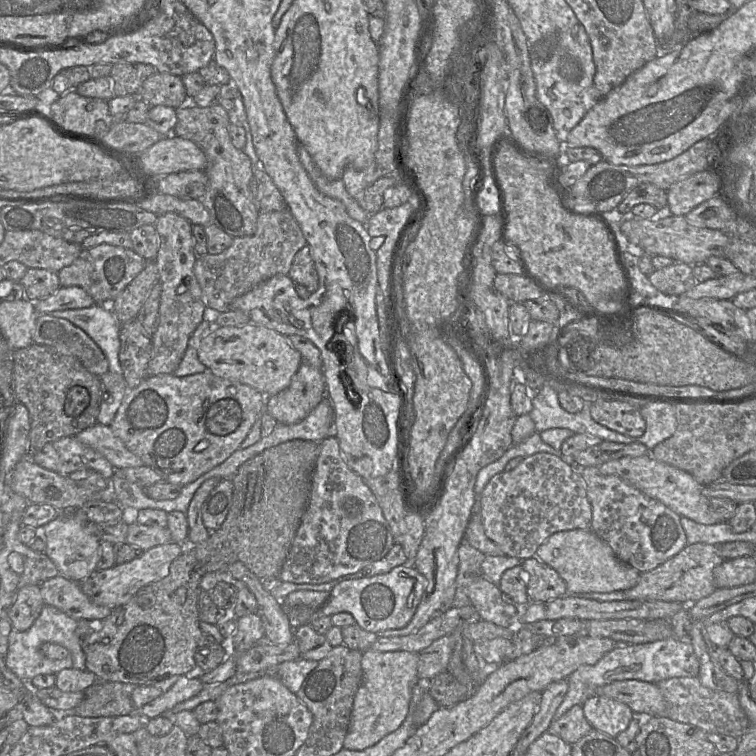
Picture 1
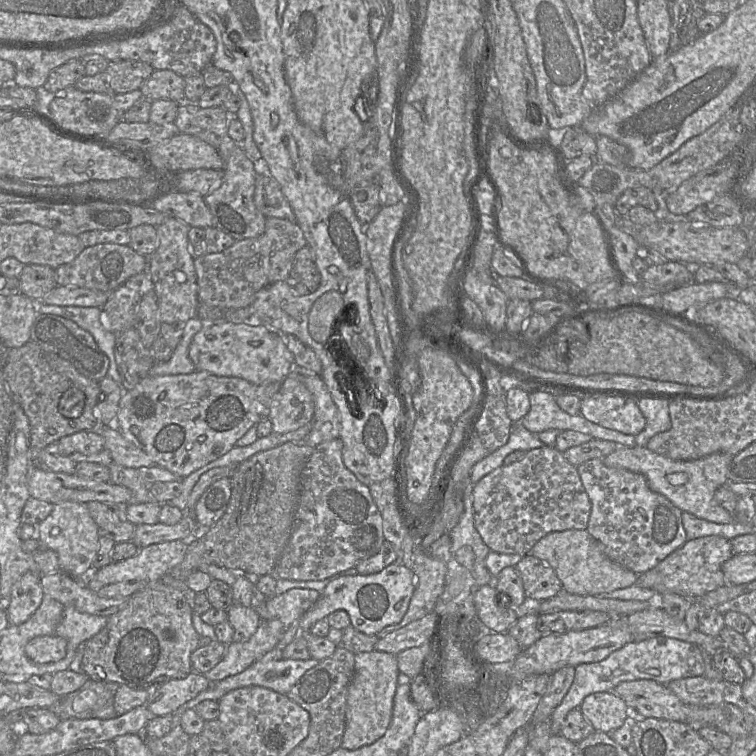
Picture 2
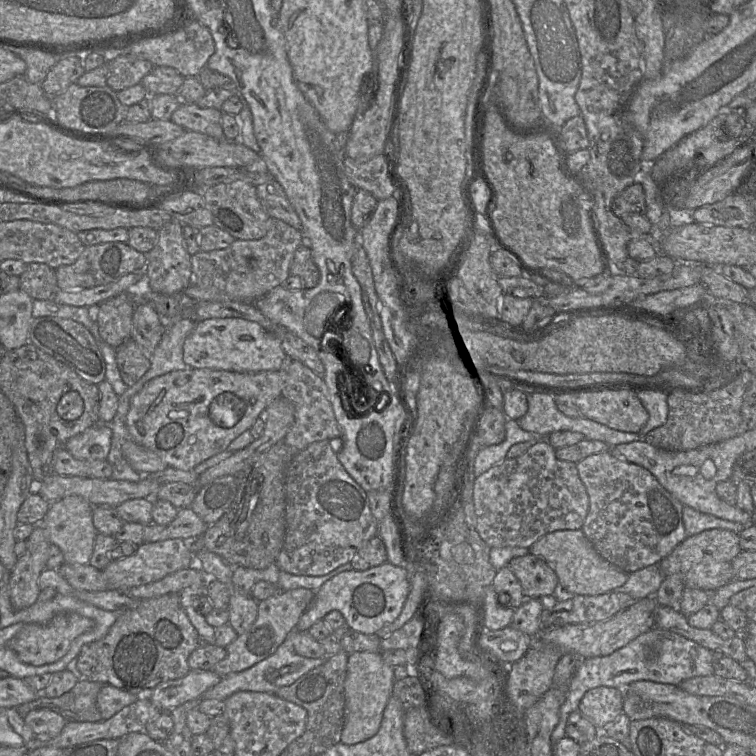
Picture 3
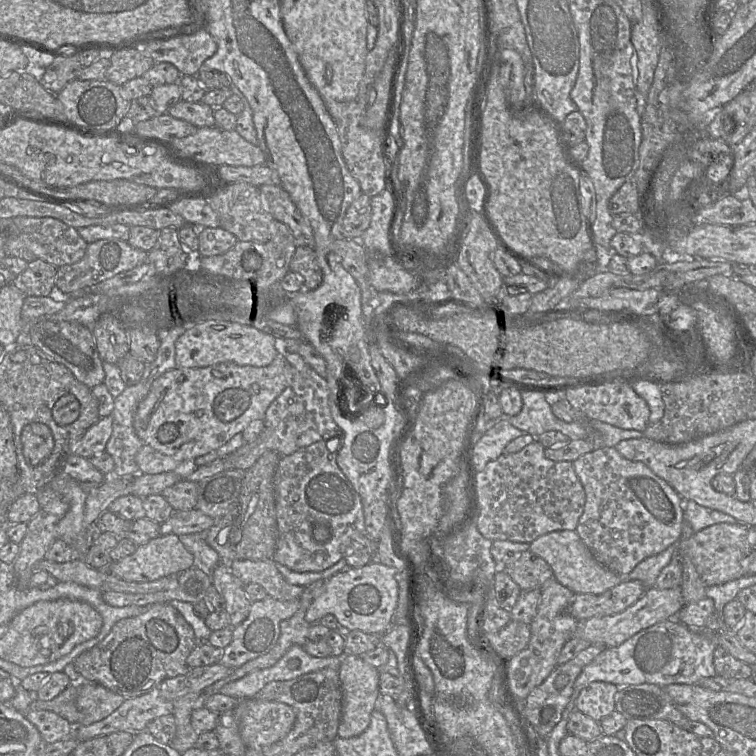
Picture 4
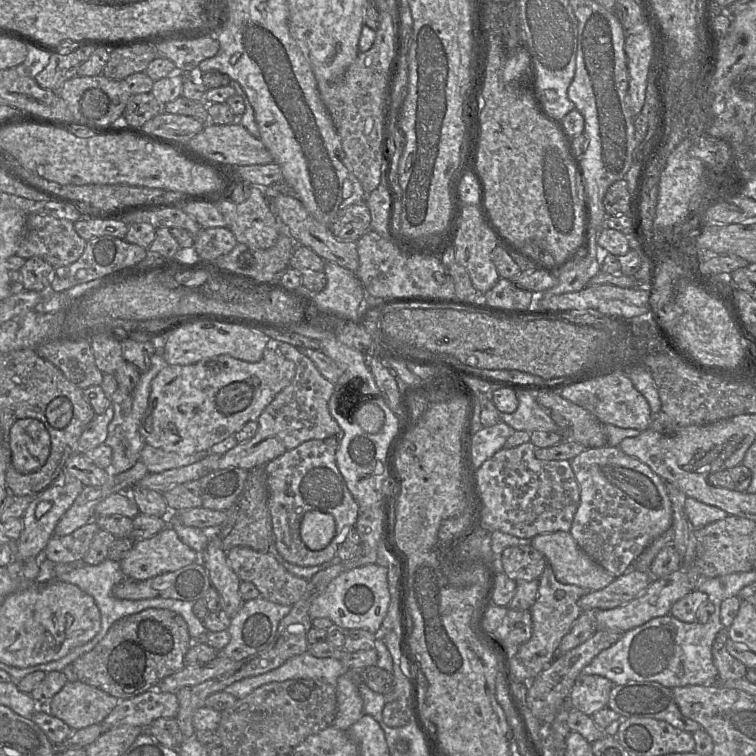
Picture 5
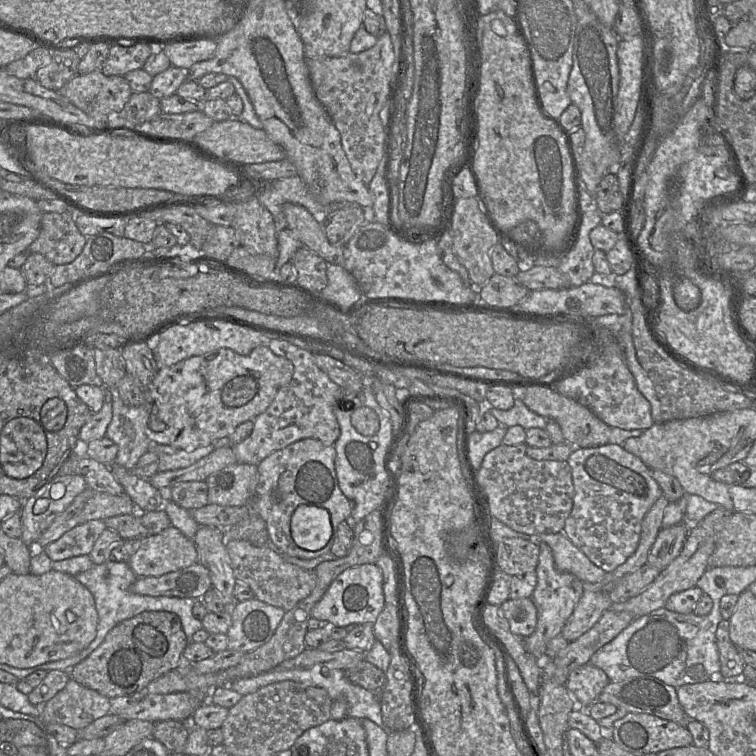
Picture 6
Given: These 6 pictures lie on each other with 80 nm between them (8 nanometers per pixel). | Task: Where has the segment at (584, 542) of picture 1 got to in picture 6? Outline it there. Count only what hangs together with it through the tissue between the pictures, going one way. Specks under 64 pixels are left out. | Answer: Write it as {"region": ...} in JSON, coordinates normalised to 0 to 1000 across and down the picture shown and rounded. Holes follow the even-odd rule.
{"region":[[[746,705],[709,706],[701,709],[710,709],[710,718],[720,717],[729,725],[734,749],[741,757],[755,758],[766,765],[771,771],[791,771],[799,765],[802,757],[783,745]]]}

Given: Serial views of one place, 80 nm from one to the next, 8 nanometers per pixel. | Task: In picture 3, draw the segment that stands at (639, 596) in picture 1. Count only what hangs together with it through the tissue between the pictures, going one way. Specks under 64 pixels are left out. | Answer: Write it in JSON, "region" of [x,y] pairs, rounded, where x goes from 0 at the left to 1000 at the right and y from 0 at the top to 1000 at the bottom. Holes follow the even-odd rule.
{"region":[[[939,700],[909,710],[870,746],[878,765],[896,761],[906,776],[942,782],[972,766],[968,743],[980,730],[975,705],[960,700]]]}

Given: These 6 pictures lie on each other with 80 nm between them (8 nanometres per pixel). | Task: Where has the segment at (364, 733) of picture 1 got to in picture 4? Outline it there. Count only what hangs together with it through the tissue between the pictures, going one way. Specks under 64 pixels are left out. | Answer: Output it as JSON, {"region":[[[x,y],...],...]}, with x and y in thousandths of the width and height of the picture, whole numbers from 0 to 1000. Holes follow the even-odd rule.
{"region":[[[456,866],[448,886],[448,898],[452,911],[452,944],[447,962],[450,976],[466,976],[479,971],[489,958],[491,943],[503,919],[501,886],[481,876],[476,868]]]}

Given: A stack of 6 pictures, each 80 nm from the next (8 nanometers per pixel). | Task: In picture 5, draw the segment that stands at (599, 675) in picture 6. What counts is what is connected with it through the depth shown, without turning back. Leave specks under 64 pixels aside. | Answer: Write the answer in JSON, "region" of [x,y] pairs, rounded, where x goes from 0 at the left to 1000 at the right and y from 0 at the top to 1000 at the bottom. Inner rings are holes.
{"region":[[[767,892],[754,915],[751,934],[783,947],[791,939],[804,935],[811,907],[812,905],[798,894]]]}

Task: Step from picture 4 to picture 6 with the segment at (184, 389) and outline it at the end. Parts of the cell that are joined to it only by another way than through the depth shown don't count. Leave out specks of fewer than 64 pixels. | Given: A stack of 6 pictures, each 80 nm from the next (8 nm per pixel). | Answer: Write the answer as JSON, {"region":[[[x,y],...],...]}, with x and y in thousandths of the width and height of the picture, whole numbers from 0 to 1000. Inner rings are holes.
{"region":[[[352,456],[336,460],[325,471],[292,460],[224,485],[210,485],[194,516],[200,546],[192,573],[201,587],[222,589],[245,597],[275,590],[291,579],[302,578],[319,560],[336,557],[351,545],[368,517],[385,504],[388,492],[386,479],[364,470]]]}

